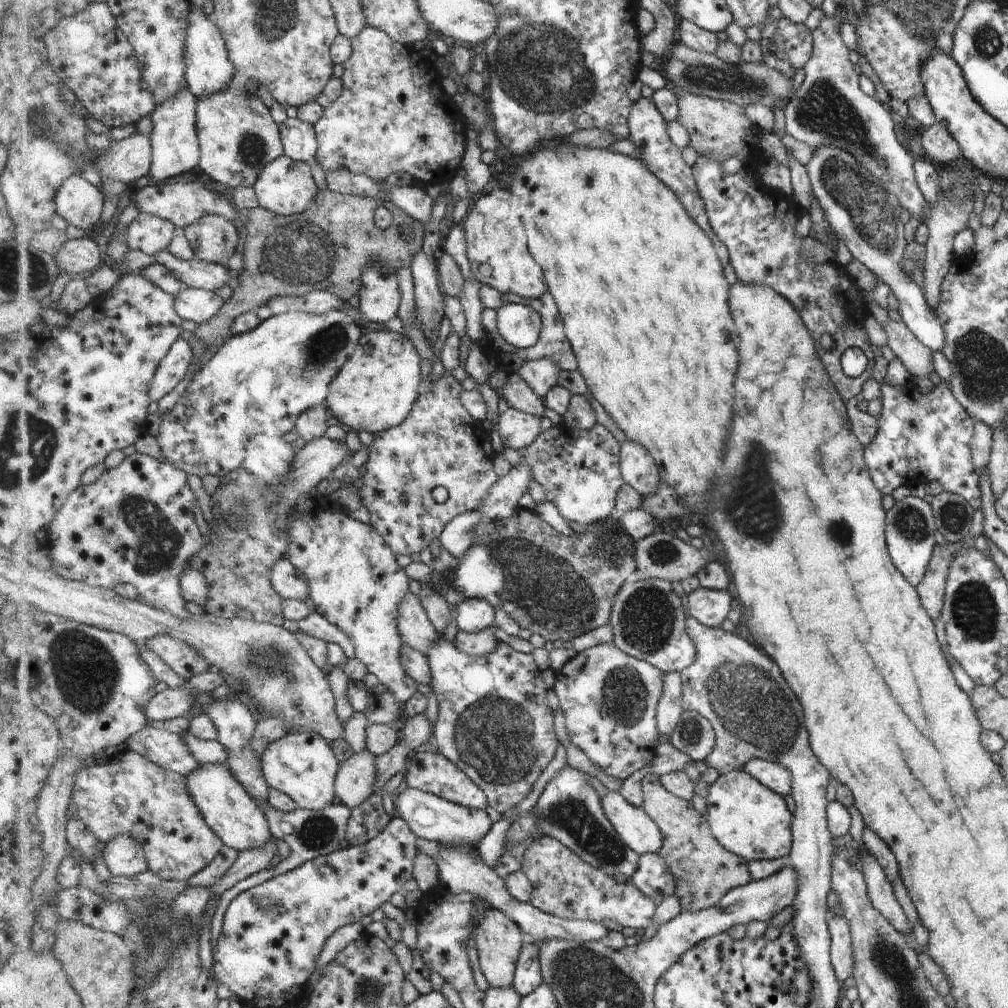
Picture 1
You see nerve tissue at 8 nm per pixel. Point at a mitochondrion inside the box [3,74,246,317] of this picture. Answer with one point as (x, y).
(48, 113)

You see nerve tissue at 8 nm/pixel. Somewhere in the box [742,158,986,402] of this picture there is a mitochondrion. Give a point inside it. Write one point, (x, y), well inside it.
(953, 194)

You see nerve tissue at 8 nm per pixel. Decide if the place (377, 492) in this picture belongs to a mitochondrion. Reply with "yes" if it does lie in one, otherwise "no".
no

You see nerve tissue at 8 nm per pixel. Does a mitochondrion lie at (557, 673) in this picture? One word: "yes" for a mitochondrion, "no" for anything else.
no

